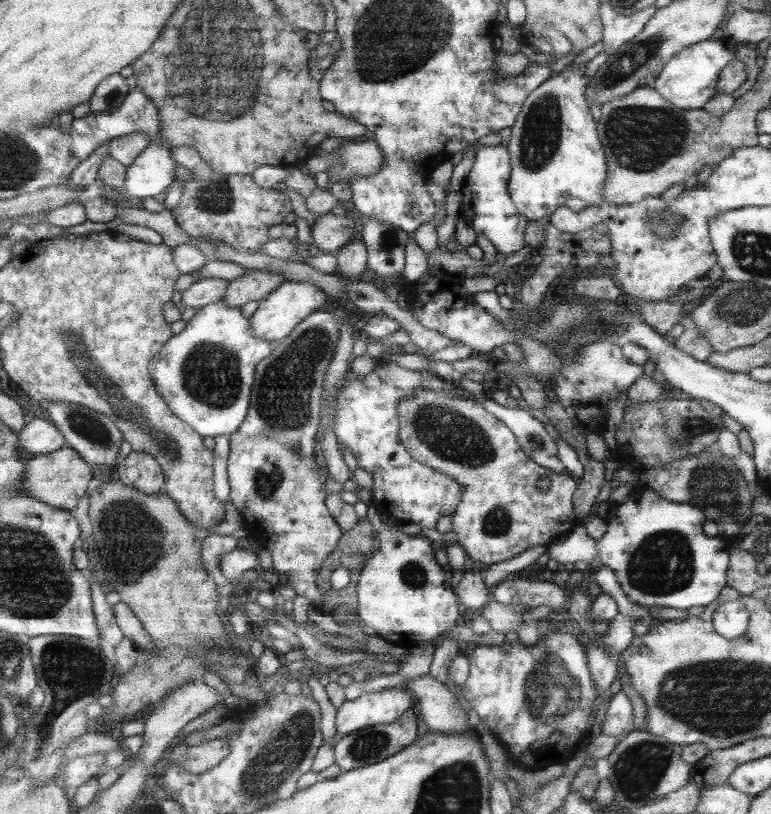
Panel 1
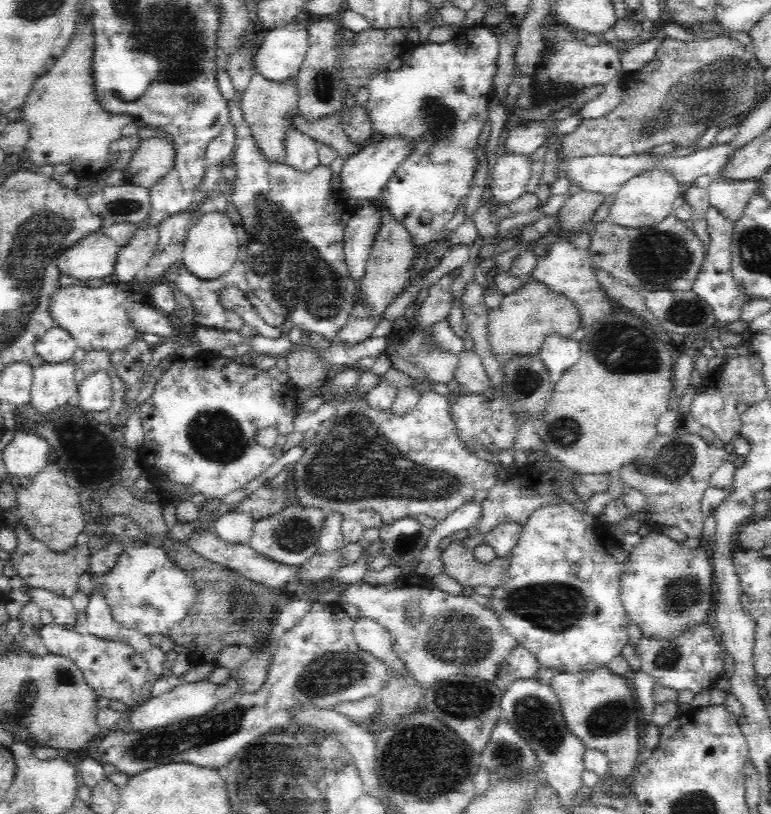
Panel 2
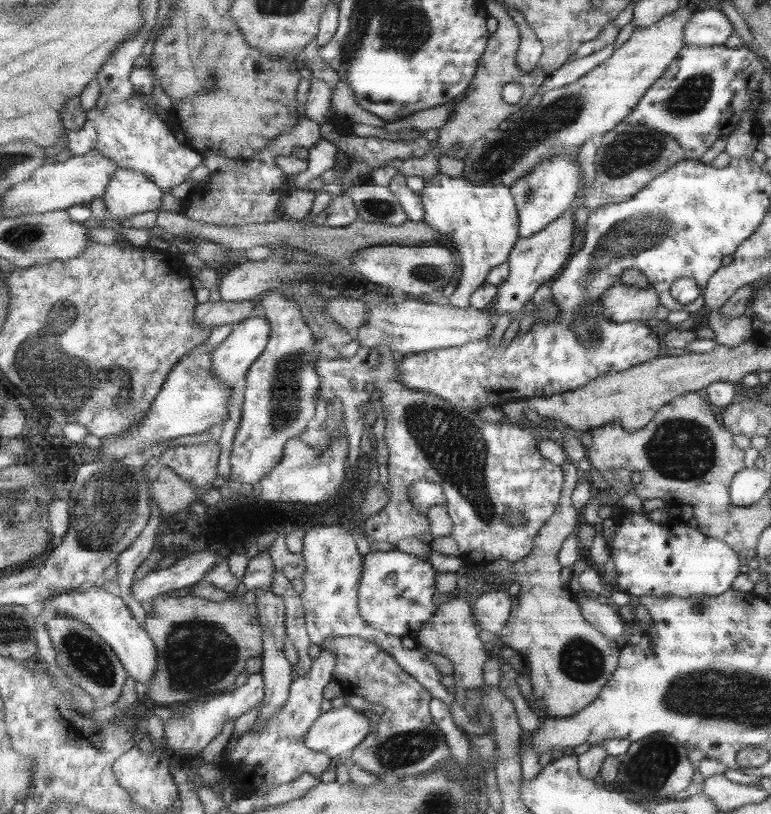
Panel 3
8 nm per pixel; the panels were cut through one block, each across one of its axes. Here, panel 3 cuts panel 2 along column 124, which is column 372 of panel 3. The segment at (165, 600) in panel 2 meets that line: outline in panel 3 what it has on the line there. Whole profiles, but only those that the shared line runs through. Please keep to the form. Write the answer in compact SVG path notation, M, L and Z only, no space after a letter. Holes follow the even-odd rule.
M373 547L364 558L363 574L358 588L358 607L362 617L379 632L399 637L417 637L440 607L433 602L438 570L427 559L403 553L396 548L392 551L379 551Z

